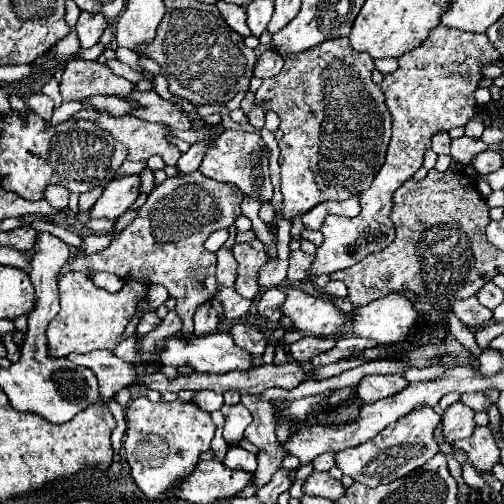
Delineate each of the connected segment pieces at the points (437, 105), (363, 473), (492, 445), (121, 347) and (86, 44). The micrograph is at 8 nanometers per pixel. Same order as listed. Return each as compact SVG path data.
M436 26L434 32L430 32L428 40L422 46L418 46L418 48L406 52L406 56L398 58L398 70L392 72L392 74L386 74L384 82L380 86L384 96L386 96L386 106L388 106L388 110L392 114L392 138L390 138L386 162L380 168L378 176L374 178L372 186L360 194L362 212L356 218L326 216L326 224L322 226L322 234L326 238L324 238L324 244L316 250L316 258L314 258L314 264L312 264L312 274L314 276L316 274L332 274L332 272L350 268L356 262L360 262L362 258L366 258L368 254L380 252L382 248L392 244L394 234L396 234L396 228L394 228L394 224L390 220L390 210L394 206L392 196L422 166L424 154L426 154L426 150L430 150L432 136L438 134L438 132L450 132L456 126L466 126L476 116L482 118L486 128L492 126L490 110L486 106L476 104L474 92L476 92L480 80L484 78L482 66L484 64L494 64L500 58L502 58L500 52L496 52L496 48L488 42L486 34L472 34L472 32L452 30L452 28L446 28L446 26Z
M420 406L408 416L404 416L402 420L390 424L390 428L384 428L374 440L362 446L338 452L336 466L342 470L344 476L350 476L354 482L360 482L366 486L388 484L396 478L402 478L404 474L420 468L434 454L438 454L438 444L432 436L438 422L440 422L440 416L430 406Z
M478 426L472 436L464 440L456 440L454 446L466 454L466 460L476 468L478 474L490 472L492 466L500 462L500 448L490 428Z
M132 334L132 336L128 336L128 338L124 338L120 344L118 344L118 348L114 350L114 354L118 356L118 358L122 358L124 362L128 362L128 364L134 364L136 360L138 360L138 336L136 334Z
M82 12L76 24L76 34L80 40L82 48L92 48L94 44L100 42L104 28L108 26L104 16L90 16L88 12Z

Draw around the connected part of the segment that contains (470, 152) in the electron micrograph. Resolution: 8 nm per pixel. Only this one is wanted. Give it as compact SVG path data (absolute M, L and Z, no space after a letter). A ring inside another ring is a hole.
M462 136L462 138L451 140L450 155L453 155L453 159L466 167L477 154L487 149L487 144L484 144L482 140L472 140L468 136Z

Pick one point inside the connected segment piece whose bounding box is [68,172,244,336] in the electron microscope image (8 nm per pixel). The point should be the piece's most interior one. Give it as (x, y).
(164, 244)

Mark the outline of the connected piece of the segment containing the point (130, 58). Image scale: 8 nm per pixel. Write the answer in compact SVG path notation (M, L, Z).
M119 47L116 51L117 59L122 63L130 66L137 72L142 72L145 76L148 74L144 69L139 65L139 56L132 50L124 47Z

